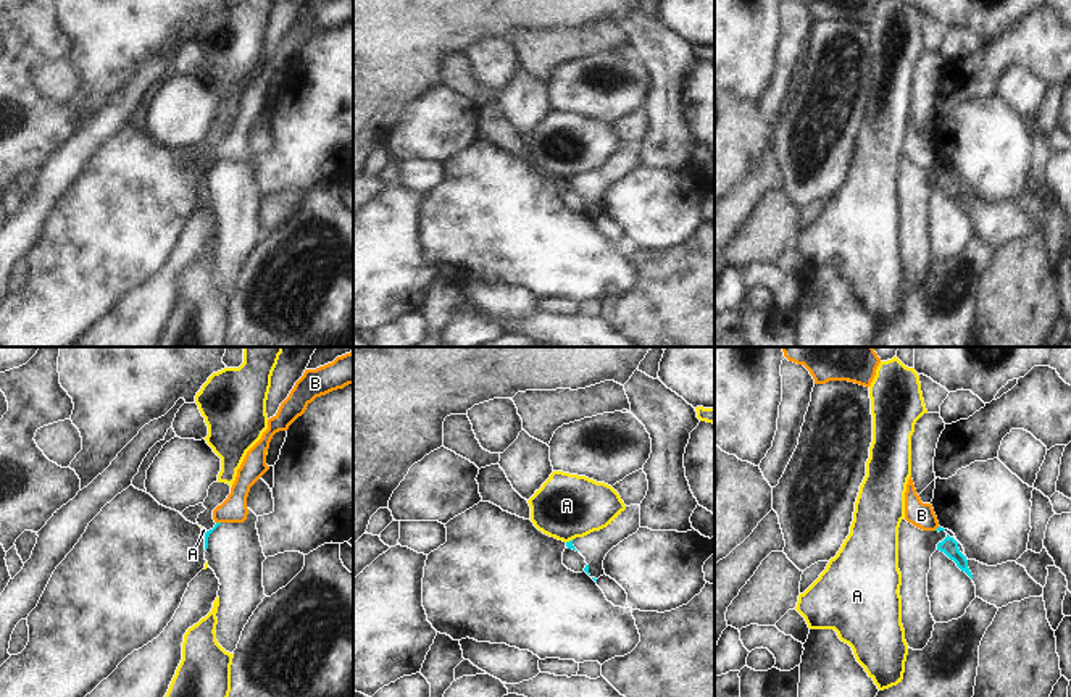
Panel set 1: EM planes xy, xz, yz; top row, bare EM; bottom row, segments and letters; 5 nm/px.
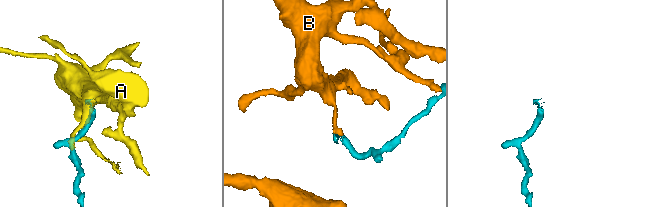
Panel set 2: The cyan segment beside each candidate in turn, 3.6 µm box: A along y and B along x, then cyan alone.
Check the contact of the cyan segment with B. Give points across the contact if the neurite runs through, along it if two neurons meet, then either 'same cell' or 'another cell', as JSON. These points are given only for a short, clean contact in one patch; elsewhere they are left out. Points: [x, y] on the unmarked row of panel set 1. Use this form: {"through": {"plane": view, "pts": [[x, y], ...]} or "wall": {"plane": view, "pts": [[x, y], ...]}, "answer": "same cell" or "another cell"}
{"wall": {"plane": "xy", "pts": [[216, 160], [220, 162]]}, "answer": "another cell"}

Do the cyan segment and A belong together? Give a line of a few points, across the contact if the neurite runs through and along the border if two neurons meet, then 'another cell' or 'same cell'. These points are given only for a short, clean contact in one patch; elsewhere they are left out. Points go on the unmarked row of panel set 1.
xz (573, 176), (566, 181) | another cell

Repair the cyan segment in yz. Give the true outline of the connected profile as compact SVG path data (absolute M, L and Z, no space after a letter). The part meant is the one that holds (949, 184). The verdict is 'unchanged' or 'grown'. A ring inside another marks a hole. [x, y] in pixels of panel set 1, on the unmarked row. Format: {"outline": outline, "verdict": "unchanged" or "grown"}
{"outline": "M905 157L898 166L898 208L902 211L902 263L910 287L923 289L934 269L931 240L927 236L927 211L931 195L936 189L944 190L971 218L966 195L960 190L958 181L944 166L923 169Z", "verdict": "grown"}

